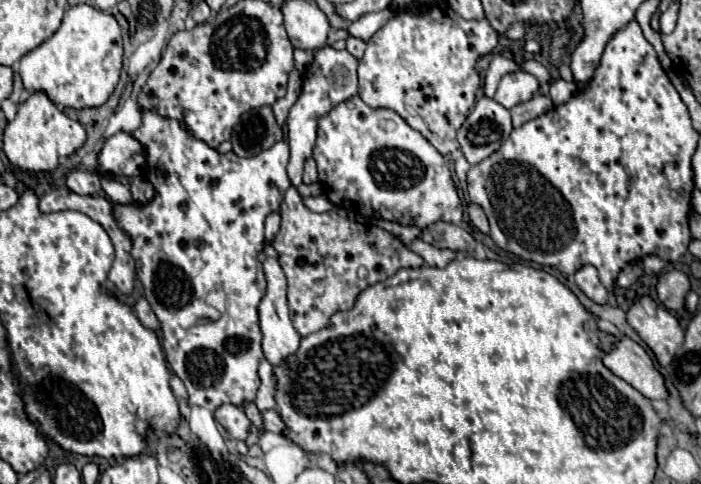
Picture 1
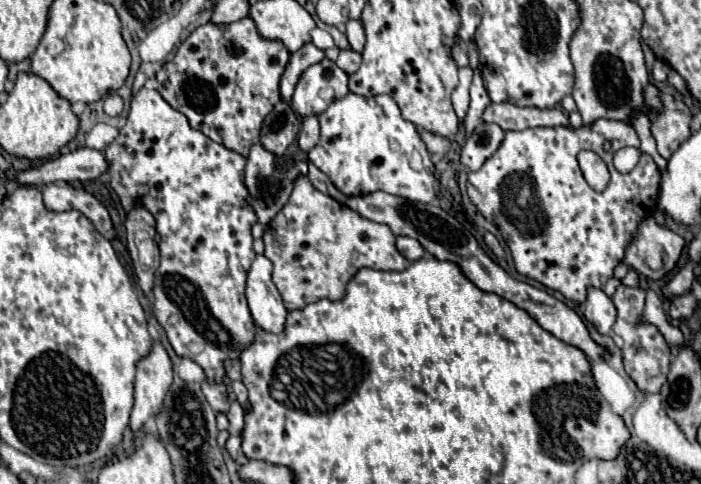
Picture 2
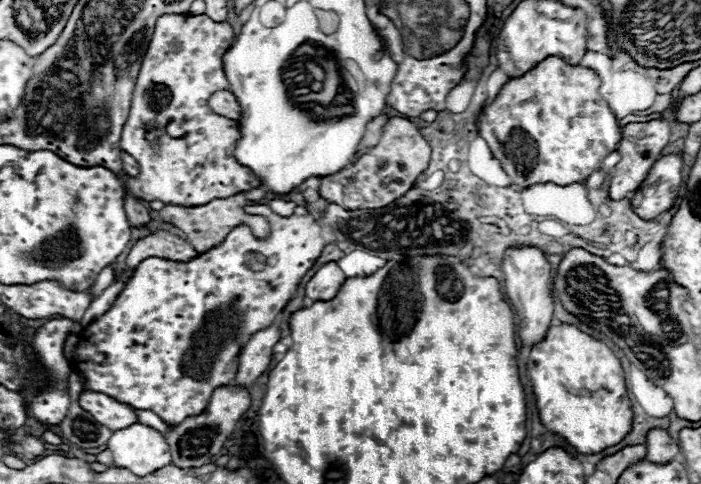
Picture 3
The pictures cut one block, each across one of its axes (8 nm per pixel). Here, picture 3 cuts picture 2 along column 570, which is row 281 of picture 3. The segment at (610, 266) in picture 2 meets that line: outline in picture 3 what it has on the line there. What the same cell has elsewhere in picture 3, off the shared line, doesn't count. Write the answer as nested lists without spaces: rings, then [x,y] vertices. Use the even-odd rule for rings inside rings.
[[[250,204],[246,214],[268,218],[268,238],[258,240],[248,224],[240,224],[228,232],[222,244],[188,262],[154,256],[138,264],[110,310],[80,332],[74,368],[84,378],[84,390],[102,392],[136,410],[152,410],[164,422],[178,426],[184,418],[200,414],[218,386],[226,386],[236,378],[238,356],[248,338],[276,320],[324,248],[320,224],[304,206],[298,206],[292,216],[280,216],[266,204]]]

